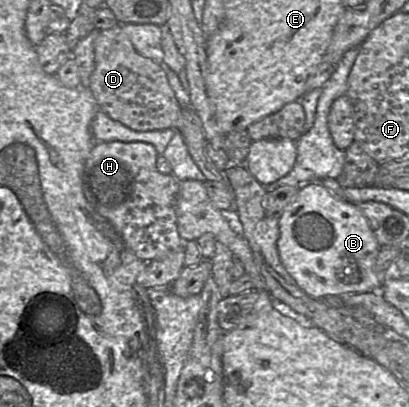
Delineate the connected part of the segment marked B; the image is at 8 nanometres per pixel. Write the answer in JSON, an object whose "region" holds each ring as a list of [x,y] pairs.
{"region":[[[311,182],[301,185],[294,200],[285,208],[281,218],[279,219],[279,238],[277,241],[277,249],[282,264],[294,279],[294,284],[299,286],[308,296],[315,299],[323,299],[325,297],[343,297],[348,294],[380,292],[383,282],[388,275],[388,273],[376,271],[376,258],[381,246],[372,232],[365,215],[361,212],[357,204],[345,201],[333,192],[330,192],[322,185],[322,182]]]}

